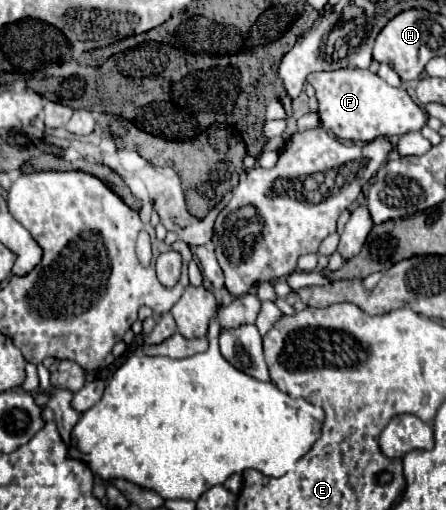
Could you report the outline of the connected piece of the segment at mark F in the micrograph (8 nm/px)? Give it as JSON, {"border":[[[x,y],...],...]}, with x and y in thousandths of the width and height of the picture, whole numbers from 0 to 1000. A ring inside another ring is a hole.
{"border":[[[758,135],[695,143],[686,155],[709,175],[713,225],[726,253],[744,257],[758,273],[830,276],[839,269],[906,265],[942,257],[955,245],[946,214],[919,194],[906,175],[888,175],[825,135]]]}

